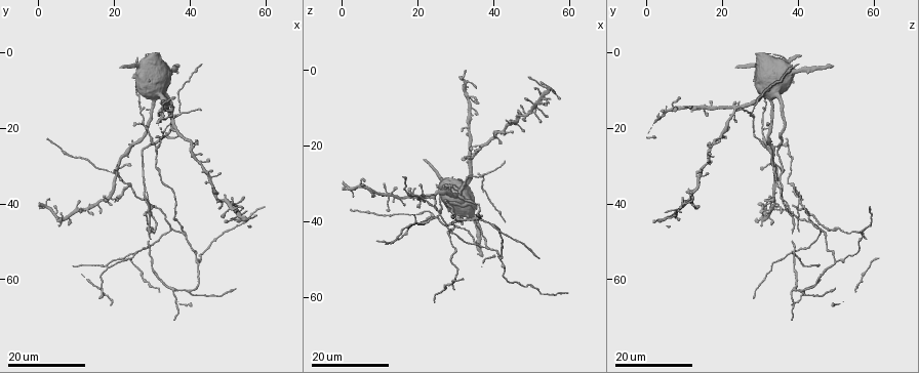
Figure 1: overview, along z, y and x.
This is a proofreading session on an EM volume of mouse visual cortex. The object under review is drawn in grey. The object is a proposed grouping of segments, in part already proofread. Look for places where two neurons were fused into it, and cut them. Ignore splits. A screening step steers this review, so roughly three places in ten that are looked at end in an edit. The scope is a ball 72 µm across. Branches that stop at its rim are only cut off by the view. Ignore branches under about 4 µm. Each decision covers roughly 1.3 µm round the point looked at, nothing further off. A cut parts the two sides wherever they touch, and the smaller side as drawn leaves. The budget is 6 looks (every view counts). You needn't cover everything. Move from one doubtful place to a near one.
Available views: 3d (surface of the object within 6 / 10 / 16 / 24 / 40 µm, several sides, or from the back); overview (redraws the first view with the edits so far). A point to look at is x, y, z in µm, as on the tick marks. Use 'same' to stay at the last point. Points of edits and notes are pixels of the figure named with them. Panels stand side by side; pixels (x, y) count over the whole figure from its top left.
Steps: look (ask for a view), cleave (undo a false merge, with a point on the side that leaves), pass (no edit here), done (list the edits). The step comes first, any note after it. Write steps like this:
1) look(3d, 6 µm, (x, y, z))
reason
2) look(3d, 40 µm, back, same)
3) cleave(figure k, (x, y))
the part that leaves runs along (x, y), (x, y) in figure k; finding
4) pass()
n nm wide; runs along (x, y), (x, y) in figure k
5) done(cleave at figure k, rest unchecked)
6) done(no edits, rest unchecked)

look(3d, 16 µm, (31.5, 25.5, 31.5))
three arms meet

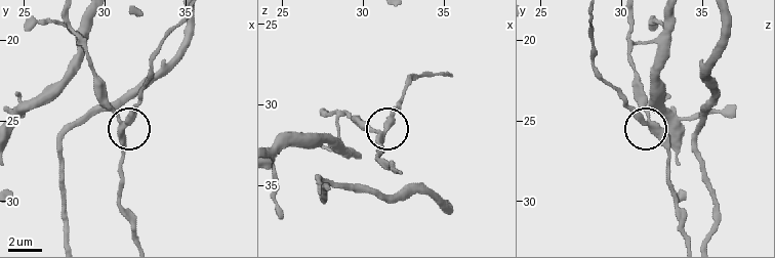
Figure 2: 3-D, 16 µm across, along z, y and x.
look(3d, 10 µm, (31.3, 25.3, 31.6))

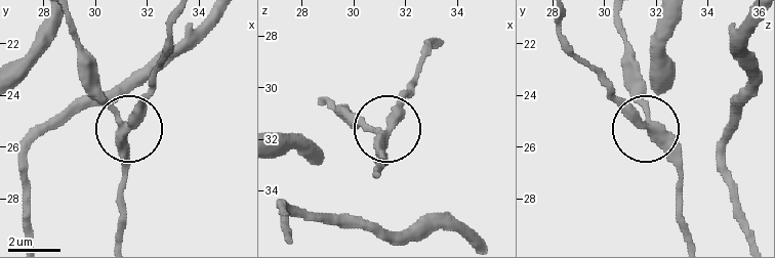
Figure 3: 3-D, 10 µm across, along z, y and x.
pass()
side arm 34 µm; runs along (321, 99), (378, 132), (416, 75) in figure 3; one neuron here

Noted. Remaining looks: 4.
look(3d, 24 µm, (37.5, 48.0, 46.5))
three arms meet

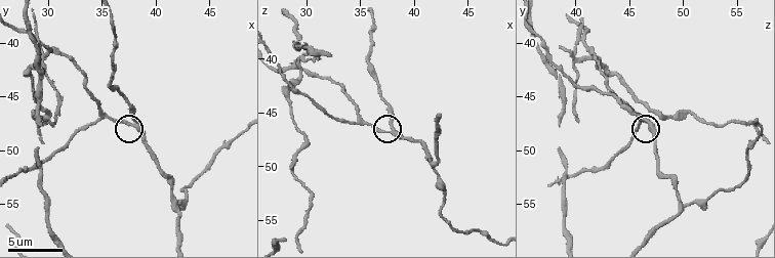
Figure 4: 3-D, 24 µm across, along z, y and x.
look(3d, 6 µm, (37.6, 47.6, 47.0))
zoom in

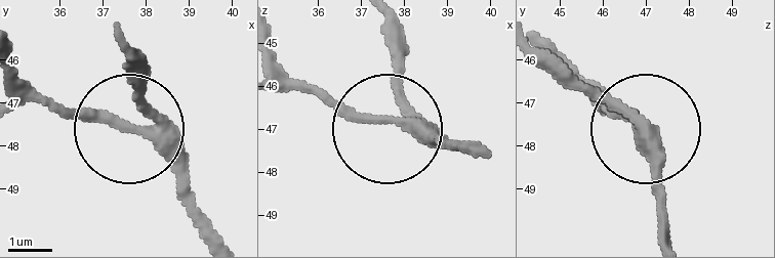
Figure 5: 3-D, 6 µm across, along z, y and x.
pass()
side arm 45 µm; runs along (539, 48), (627, 118), (661, 224) in figure 5; all the same neuron

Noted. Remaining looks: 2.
look(3d, 16 µm, (23.5, 35.0, 38.5))
three-way junction

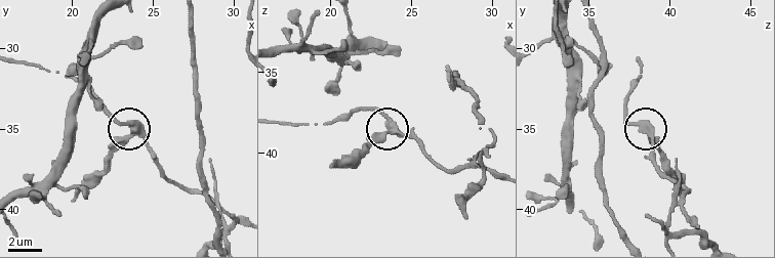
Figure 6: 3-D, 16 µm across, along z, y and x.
look(3d, 6 µm, (23.9, 35.1, 38.4))

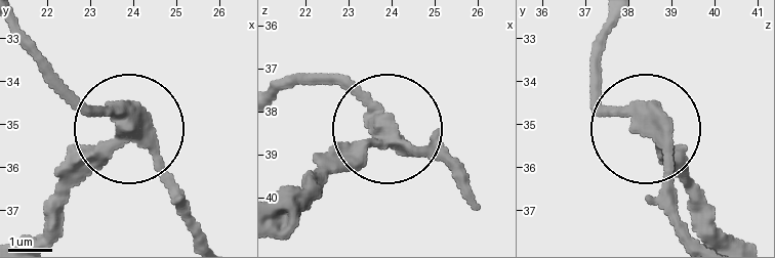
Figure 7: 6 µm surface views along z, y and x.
cleave(figure 7, (67, 158))
the part that leaves runs along (121, 142), (37, 238) in figure 7; two neurons meet here

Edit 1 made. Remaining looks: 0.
done(cleave at figure 7, rest unchecked)

